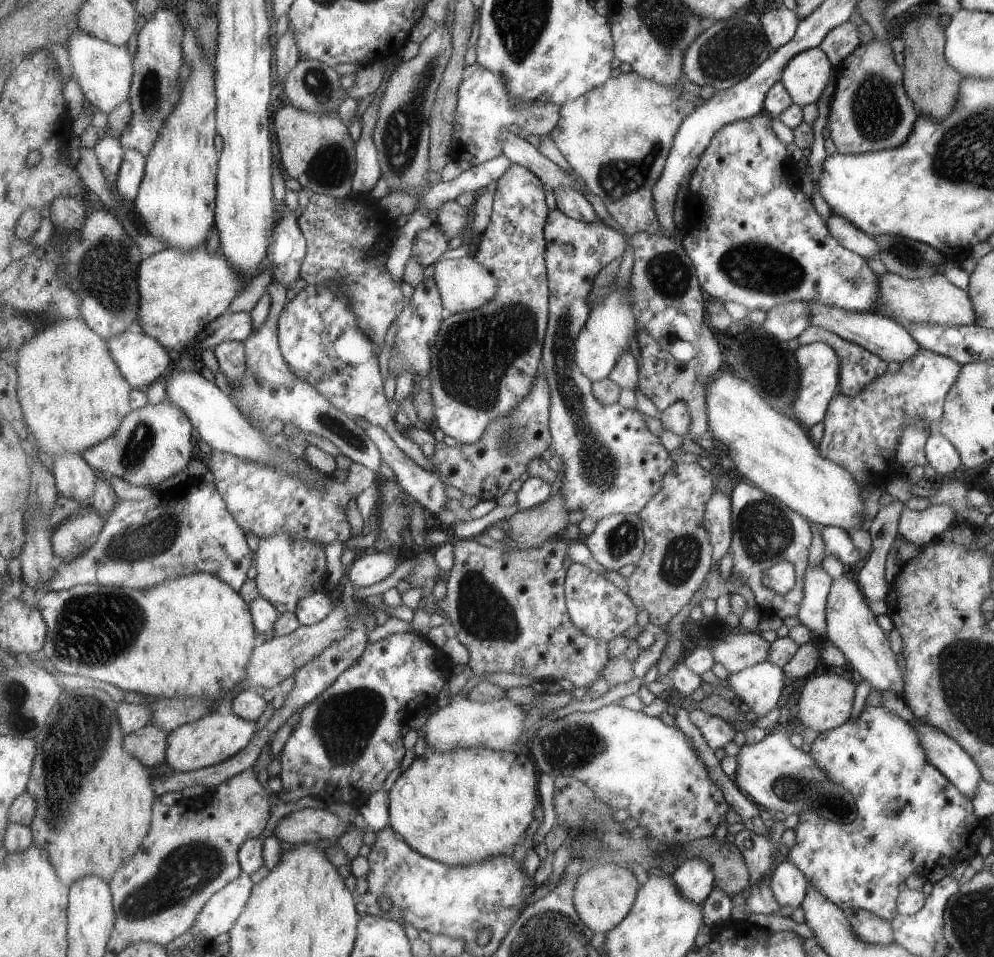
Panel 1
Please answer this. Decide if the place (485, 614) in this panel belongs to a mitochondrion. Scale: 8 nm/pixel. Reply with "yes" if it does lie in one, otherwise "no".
yes

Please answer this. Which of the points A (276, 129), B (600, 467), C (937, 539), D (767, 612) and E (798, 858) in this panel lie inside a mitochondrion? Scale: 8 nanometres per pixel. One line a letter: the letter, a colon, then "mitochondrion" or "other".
A: other
B: mitochondrion
C: other
D: other
E: other

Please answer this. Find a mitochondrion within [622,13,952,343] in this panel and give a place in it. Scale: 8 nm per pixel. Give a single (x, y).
(761, 268)

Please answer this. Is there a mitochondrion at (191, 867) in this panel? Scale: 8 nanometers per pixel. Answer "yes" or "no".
yes

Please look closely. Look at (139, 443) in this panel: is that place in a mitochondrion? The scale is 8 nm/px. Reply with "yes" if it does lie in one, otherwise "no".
yes

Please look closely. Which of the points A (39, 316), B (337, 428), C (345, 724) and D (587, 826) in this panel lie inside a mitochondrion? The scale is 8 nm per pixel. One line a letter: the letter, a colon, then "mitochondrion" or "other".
A: mitochondrion
B: mitochondrion
C: mitochondrion
D: mitochondrion

